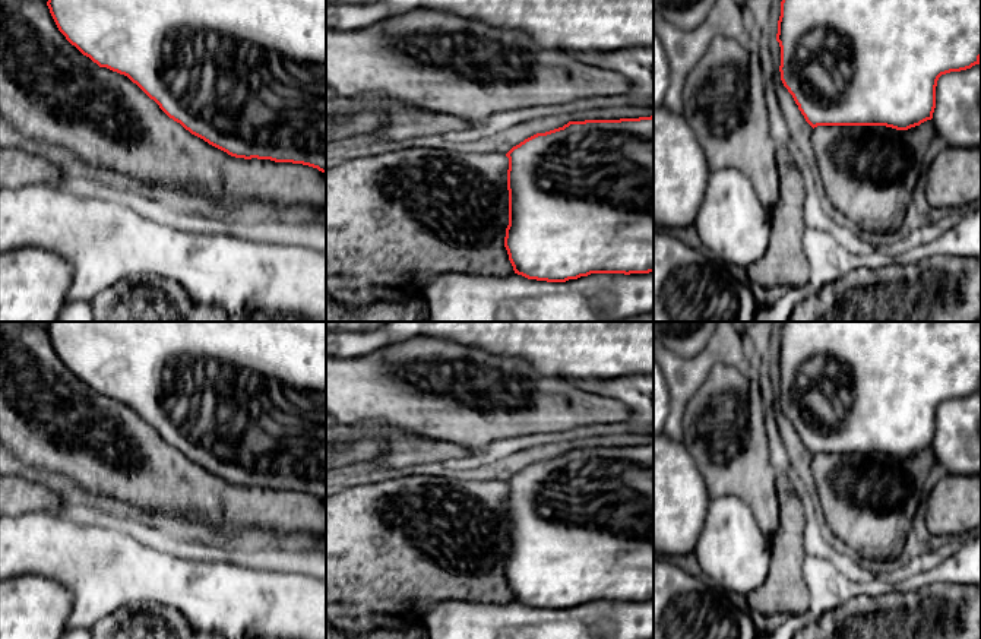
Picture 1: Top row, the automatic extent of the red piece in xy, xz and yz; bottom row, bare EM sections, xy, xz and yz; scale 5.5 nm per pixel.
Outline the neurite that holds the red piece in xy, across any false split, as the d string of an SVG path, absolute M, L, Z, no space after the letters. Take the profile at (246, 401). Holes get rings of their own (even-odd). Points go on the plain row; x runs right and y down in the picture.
M48 322L47 333L58 358L72 373L99 395L107 395L127 404L154 427L170 446L180 450L192 462L235 485L303 491L326 502L326 322Z

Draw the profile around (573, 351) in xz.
M387 322L371 332L348 333L341 329L327 332L326 357L368 355L417 335L449 339L494 355L520 358L541 374L573 385L579 380L654 374L654 322Z

